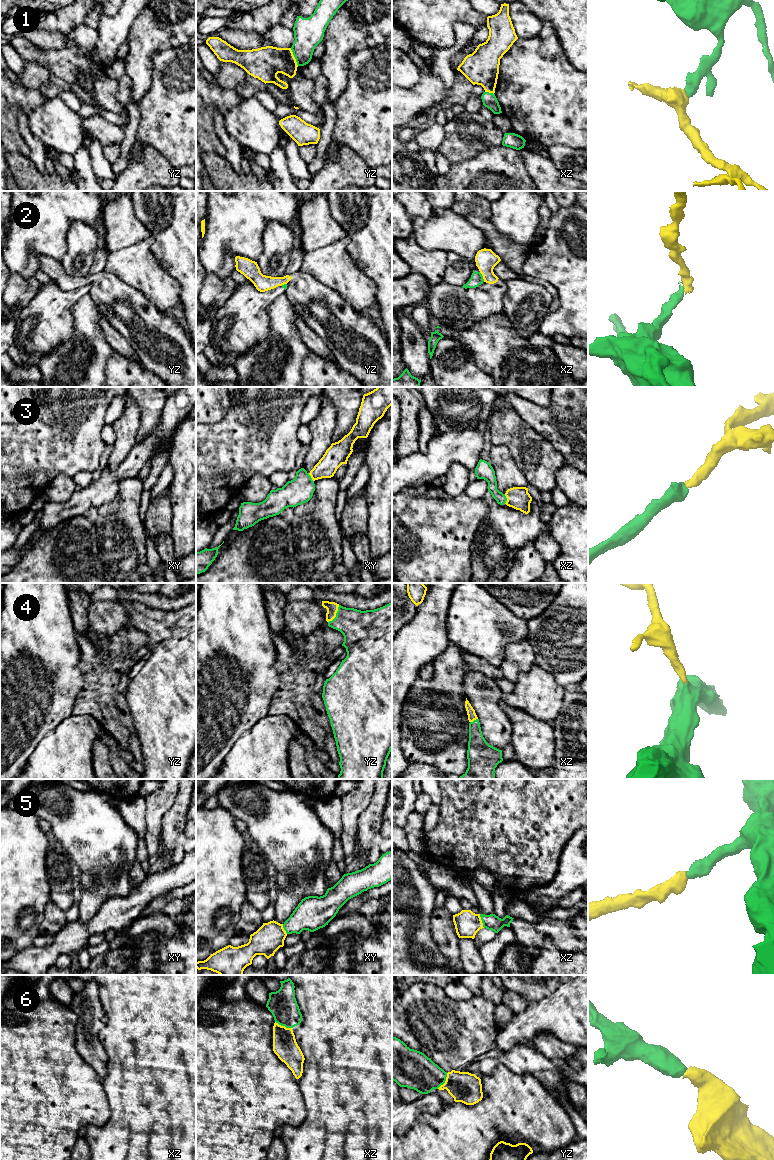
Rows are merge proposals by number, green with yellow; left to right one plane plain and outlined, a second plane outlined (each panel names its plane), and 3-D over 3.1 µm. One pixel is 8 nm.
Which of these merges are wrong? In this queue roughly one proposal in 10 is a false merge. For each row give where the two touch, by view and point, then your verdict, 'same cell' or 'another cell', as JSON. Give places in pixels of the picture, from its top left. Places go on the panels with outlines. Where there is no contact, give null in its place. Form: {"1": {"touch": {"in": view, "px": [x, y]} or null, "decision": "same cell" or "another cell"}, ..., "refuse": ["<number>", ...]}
{"1": {"touch": {"in": "yz", "px": [294, 56]}, "decision": "same cell"}, "2": {"touch": {"in": "xz", "px": [482, 277]}, "decision": "another cell"}, "3": {"touch": {"in": "xz", "px": [506, 499]}, "decision": "same cell"}, "4": {"touch": {"in": "yz", "px": [336, 614]}, "decision": "same cell"}, "5": {"touch": {"in": "xz", "px": [482, 921]}, "decision": "same cell"}, "6": {"touch": {"in": "xz", "px": [283, 1025]}, "decision": "same cell"}, "refuse": ["2"]}

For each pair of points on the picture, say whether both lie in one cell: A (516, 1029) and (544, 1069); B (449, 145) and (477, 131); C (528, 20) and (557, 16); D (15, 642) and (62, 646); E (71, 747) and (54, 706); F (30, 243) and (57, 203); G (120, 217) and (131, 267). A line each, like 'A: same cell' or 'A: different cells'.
A: different cells
B: same cell
C: different cells
D: same cell
E: different cells
F: same cell
G: different cells

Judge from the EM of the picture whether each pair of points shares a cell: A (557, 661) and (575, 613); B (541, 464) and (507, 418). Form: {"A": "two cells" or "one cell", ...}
{"A": "one cell", "B": "one cell"}

